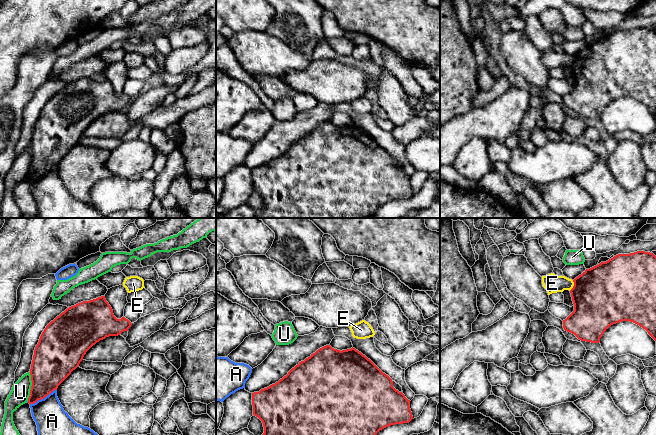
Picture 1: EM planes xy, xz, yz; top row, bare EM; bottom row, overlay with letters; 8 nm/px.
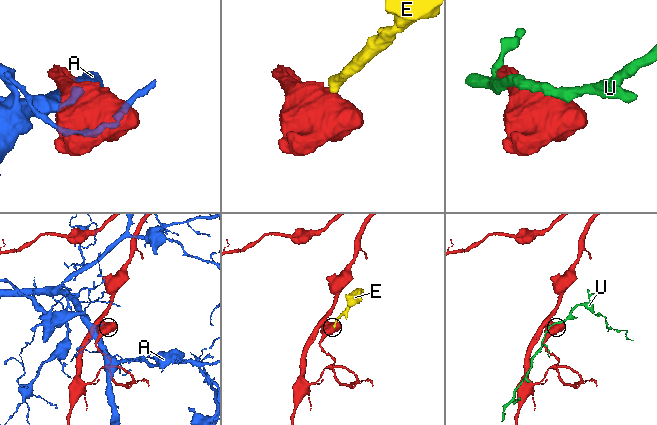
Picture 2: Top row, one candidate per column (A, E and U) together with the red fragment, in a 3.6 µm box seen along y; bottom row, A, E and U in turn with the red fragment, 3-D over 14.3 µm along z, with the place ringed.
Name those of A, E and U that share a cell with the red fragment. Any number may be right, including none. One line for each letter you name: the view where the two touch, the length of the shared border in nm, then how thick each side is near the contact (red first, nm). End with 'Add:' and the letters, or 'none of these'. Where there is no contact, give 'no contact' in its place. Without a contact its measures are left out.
Add: none of these

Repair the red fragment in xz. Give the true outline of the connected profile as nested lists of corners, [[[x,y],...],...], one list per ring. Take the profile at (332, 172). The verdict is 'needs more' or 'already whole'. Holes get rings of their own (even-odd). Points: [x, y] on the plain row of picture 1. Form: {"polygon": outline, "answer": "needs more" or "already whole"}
{"polygon": [[[330,121],[318,125],[315,129],[304,137],[299,138],[292,144],[286,152],[275,160],[252,169],[253,191],[258,193],[264,203],[264,209],[256,213],[254,218],[371,218],[375,211],[382,205],[395,201],[409,199],[412,195],[410,176],[402,168],[393,163],[392,155],[383,149],[370,135],[355,124],[347,126],[337,126]]], "answer": "already whole"}

